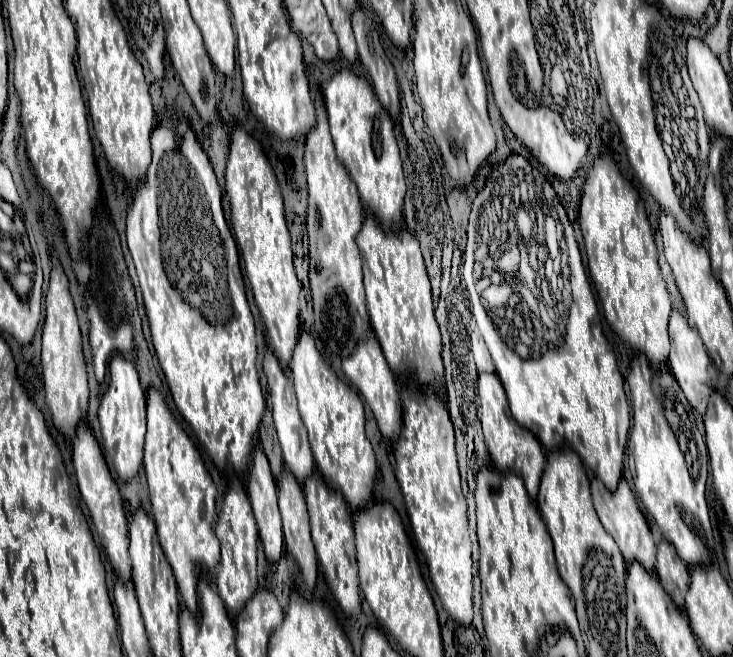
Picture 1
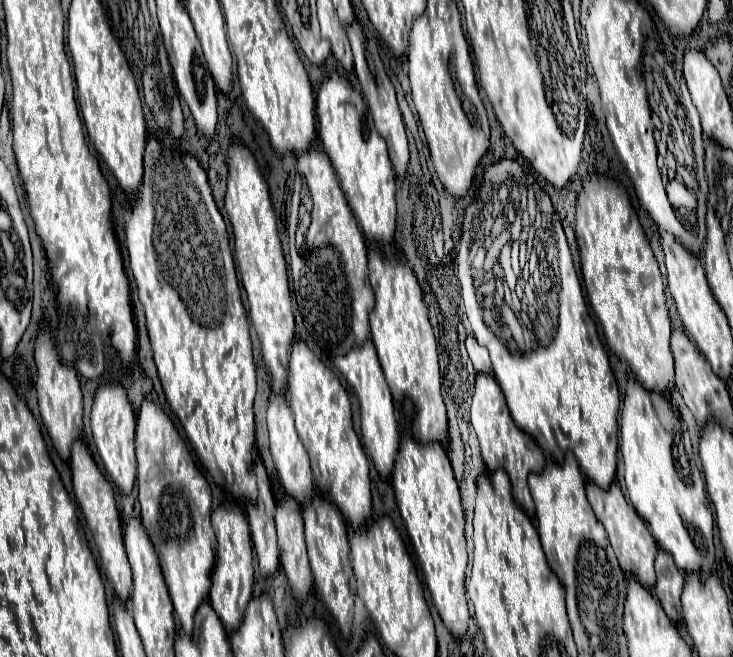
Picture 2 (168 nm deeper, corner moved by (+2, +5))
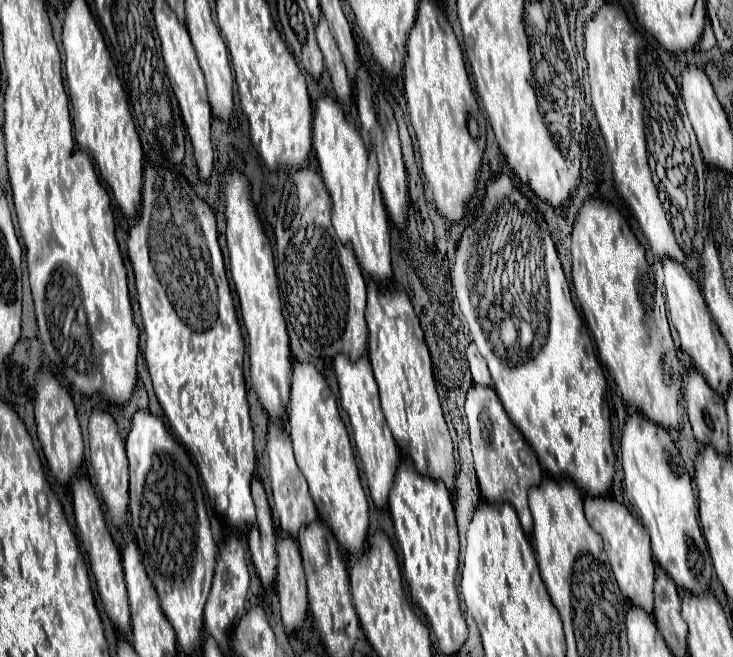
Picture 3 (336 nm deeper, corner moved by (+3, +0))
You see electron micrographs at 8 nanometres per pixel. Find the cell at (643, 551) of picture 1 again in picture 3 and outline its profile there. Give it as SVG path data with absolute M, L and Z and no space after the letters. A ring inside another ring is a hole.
M585 497L585 517L589 525L603 537L605 553L609 557L613 575L621 593L637 607L653 613L653 555L649 547L649 535L641 523L629 513L629 509L609 497Z

